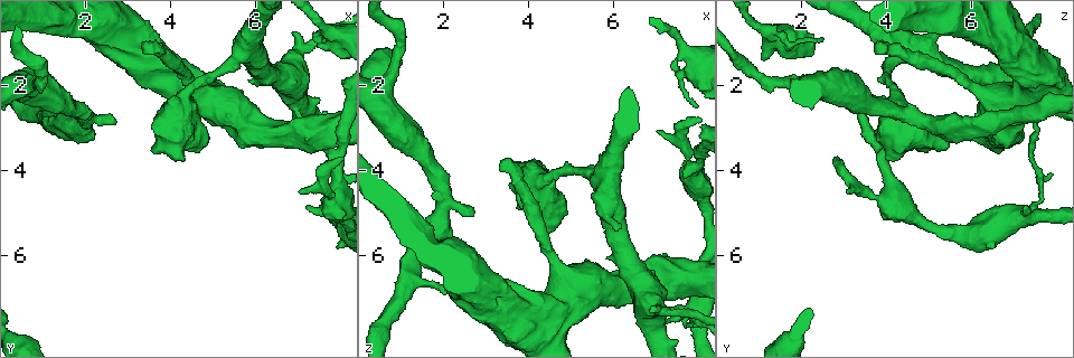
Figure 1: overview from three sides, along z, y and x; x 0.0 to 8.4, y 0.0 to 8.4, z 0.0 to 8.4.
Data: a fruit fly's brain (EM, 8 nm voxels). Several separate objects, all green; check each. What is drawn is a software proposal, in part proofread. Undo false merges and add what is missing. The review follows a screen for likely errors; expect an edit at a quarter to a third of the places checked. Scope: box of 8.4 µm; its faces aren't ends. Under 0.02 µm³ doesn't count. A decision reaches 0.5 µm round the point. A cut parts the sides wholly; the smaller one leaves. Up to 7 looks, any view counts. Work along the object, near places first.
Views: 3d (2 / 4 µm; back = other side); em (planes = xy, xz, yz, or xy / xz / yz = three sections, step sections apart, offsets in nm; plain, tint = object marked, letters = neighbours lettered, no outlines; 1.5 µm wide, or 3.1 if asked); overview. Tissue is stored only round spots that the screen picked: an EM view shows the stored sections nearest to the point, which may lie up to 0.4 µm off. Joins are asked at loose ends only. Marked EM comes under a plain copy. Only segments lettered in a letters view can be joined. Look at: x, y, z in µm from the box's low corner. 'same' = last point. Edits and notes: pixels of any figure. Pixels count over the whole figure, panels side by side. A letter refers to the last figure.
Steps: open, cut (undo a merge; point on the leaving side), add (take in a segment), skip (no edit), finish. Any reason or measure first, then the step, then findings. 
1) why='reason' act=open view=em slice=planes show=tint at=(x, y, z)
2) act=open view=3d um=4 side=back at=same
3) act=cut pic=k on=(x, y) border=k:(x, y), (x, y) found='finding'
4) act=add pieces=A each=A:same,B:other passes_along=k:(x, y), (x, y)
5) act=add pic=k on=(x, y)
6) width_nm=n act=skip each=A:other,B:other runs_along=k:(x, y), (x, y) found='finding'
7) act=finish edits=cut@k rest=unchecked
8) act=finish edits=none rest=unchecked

why='long arm stops here' act=open view=3d um=2 side=back at=(3.30, 1.10, 3.85)

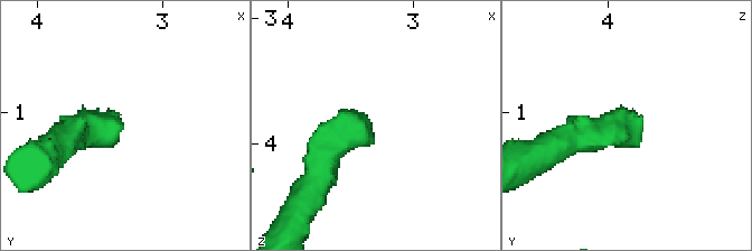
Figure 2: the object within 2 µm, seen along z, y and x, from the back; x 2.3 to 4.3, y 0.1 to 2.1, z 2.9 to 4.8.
act=open view=em slice=planes show=letters at=(3.32, 1.08, 3.80)

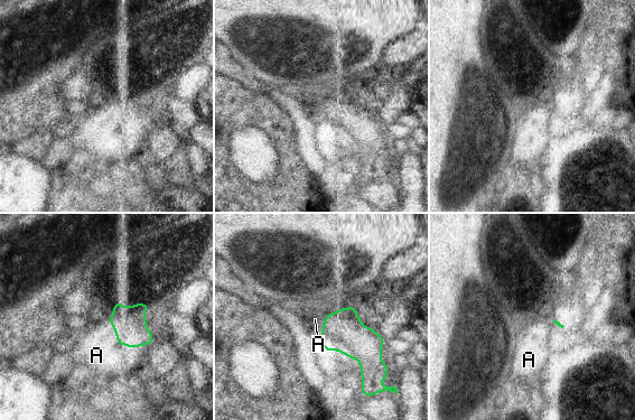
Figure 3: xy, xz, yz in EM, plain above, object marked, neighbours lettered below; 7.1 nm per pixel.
act=add pieces=A each=A:same found='it goes on there'

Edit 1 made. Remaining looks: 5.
why='stops while still wide' act=open view=em slice=xz step=4 show=letters at=(2.75, 2.85, 5.05)

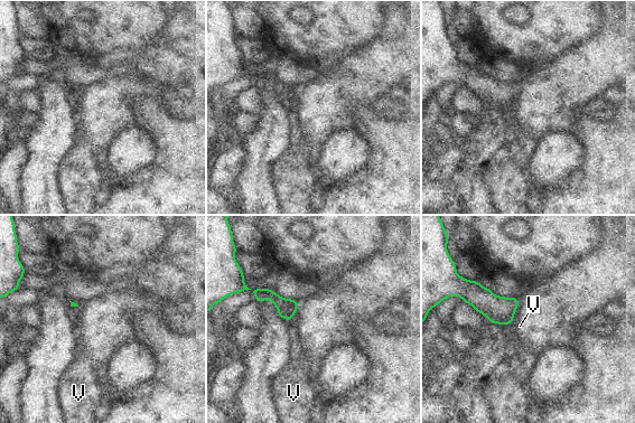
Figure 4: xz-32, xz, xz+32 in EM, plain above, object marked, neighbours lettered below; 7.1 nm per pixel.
longest_contact=V:200nm act=skip each=V:other border=4:(519, 299), (519, 306), (510, 325) found='no lettered segment goes on from it'

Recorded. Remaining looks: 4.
act=finish edits=add@3 rest=unchecked

